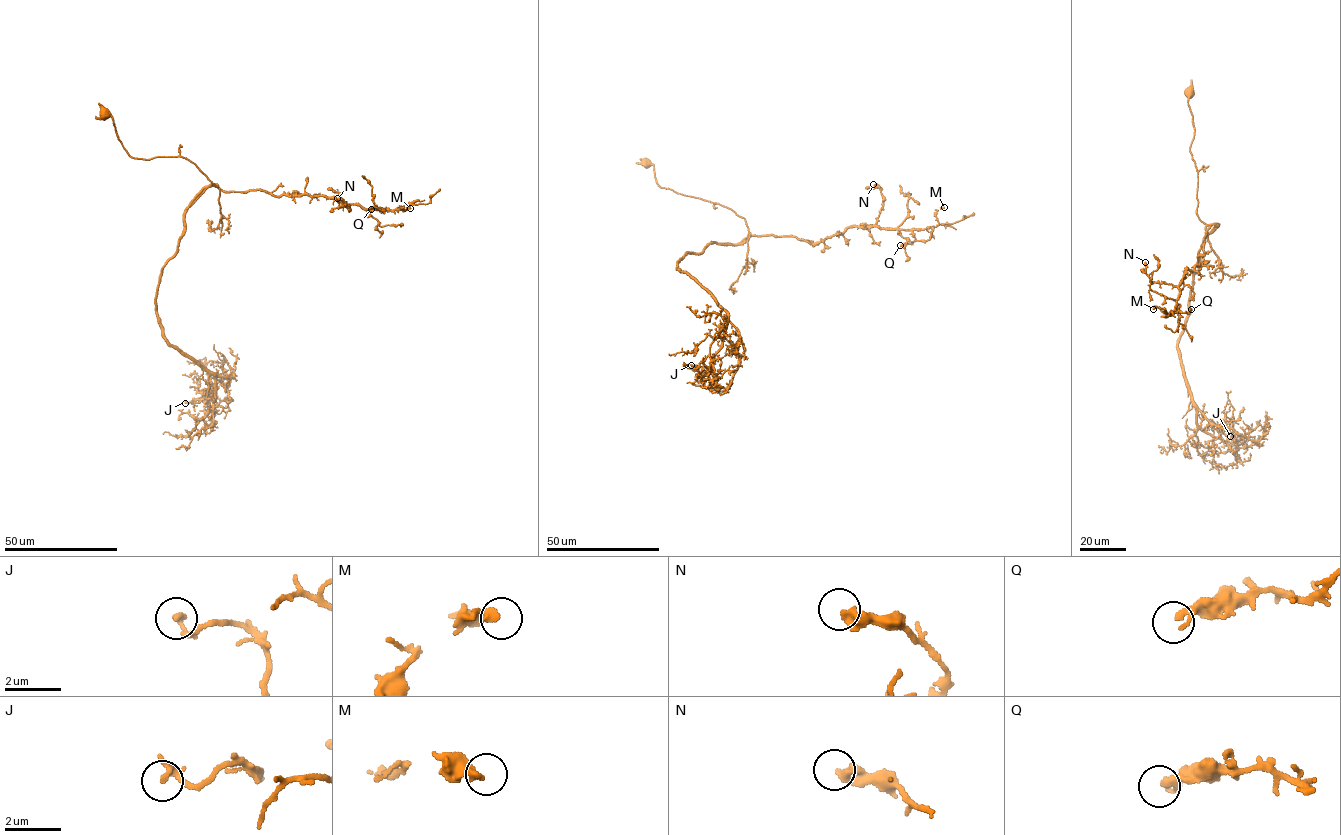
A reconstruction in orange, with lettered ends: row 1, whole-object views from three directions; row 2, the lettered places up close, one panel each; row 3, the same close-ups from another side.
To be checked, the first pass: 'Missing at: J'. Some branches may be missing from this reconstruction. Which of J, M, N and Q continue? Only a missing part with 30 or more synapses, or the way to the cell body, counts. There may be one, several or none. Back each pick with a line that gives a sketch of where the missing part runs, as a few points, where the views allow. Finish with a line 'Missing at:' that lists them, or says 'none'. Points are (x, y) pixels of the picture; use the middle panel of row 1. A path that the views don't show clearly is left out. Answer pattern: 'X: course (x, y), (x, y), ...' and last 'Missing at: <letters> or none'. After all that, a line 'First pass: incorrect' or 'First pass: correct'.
Q: course (900, 245), (888, 252), (891, 255)
Missing at: Q
First pass: incorrect

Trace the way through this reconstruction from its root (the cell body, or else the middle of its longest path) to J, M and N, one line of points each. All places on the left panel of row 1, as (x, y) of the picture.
J: (104, 114), (131, 157), (184, 157), (218, 186), (185, 212), (156, 297), (164, 338), (215, 377), (185, 403)
M: (104, 114), (111, 116), (131, 157), (184, 157), (224, 191), (336, 197), (367, 209), (410, 208)
N: (104, 114), (111, 116), (131, 157), (184, 157), (224, 191), (336, 197), (348, 209), (337, 198)

